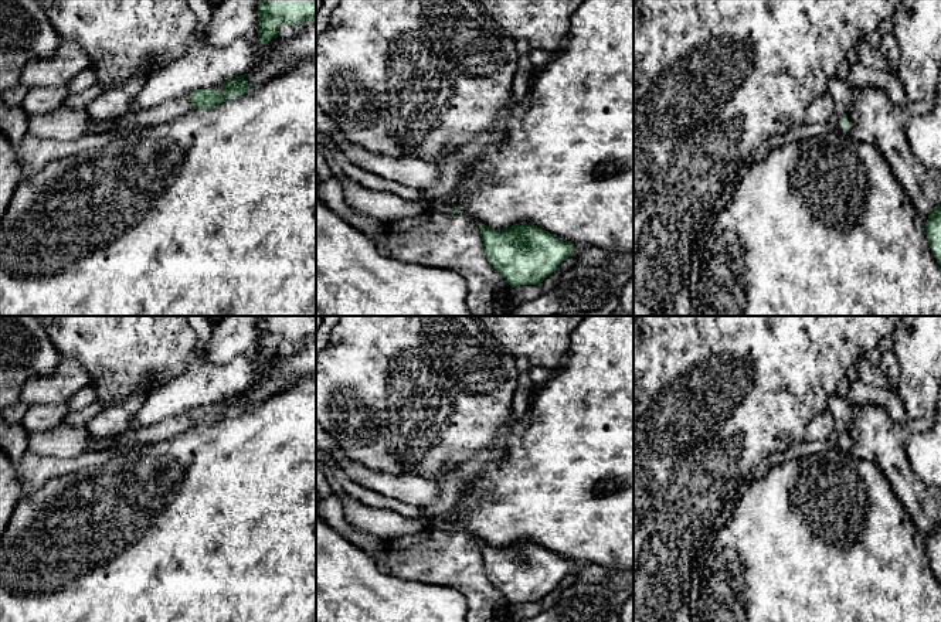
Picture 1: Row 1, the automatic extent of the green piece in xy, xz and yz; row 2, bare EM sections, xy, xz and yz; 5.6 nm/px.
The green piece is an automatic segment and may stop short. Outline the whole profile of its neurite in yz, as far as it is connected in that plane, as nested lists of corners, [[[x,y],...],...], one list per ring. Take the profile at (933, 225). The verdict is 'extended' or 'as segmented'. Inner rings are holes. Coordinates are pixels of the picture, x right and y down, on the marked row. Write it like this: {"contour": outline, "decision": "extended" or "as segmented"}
{"contour": [[[941,205],[934,207],[925,222],[927,238],[930,248],[941,265]]], "decision": "as segmented"}

